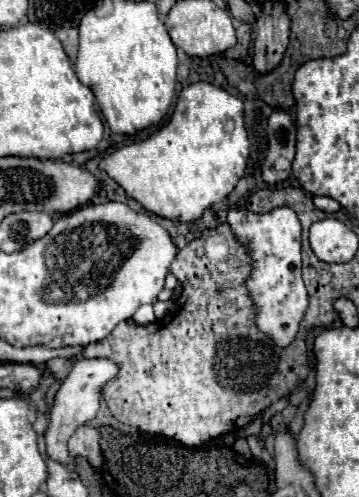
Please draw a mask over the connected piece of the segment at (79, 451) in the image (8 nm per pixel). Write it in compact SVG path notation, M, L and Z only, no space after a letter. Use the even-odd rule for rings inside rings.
M80 426L76 430L76 434L68 440L68 450L70 450L70 456L82 456L90 462L90 466L94 470L100 470L102 466L102 450L100 450L100 444L98 444L98 430L96 428L90 428L90 426Z

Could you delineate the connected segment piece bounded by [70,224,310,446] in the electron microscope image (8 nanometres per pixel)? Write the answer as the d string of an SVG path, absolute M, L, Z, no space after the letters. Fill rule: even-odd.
M220 224L218 228L204 232L200 238L186 244L176 254L170 266L170 272L182 282L182 288L192 288L192 296L188 296L162 320L156 320L152 324L140 326L132 318L120 322L108 338L84 346L80 354L70 358L70 362L82 358L108 358L118 366L116 378L112 378L102 388L102 398L116 420L148 434L162 434L174 438L184 446L198 446L202 442L208 442L210 438L242 428L272 402L280 400L288 390L292 390L296 382L302 382L308 376L310 368L306 362L304 338L310 326L304 324L304 330L298 332L298 338L278 352L274 352L274 348L266 344L266 336L262 336L262 332L258 332L254 324L254 310L250 304L250 296L244 288L244 280L250 274L248 262L250 260L244 248L234 240L228 224ZM210 234L222 234L228 240L230 250L226 260L212 262L206 258L204 240ZM218 320L226 322L226 334L222 336L216 336L212 332L212 324Z

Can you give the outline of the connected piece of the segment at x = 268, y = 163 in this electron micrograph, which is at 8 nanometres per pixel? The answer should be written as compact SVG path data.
M276 110L266 122L268 150L262 160L262 180L266 184L284 182L292 172L296 152L296 122L284 112Z

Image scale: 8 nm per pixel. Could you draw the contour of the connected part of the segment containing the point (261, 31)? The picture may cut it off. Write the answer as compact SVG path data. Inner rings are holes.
M266 2L262 18L256 22L254 70L268 74L280 66L290 42L290 18L282 2Z

